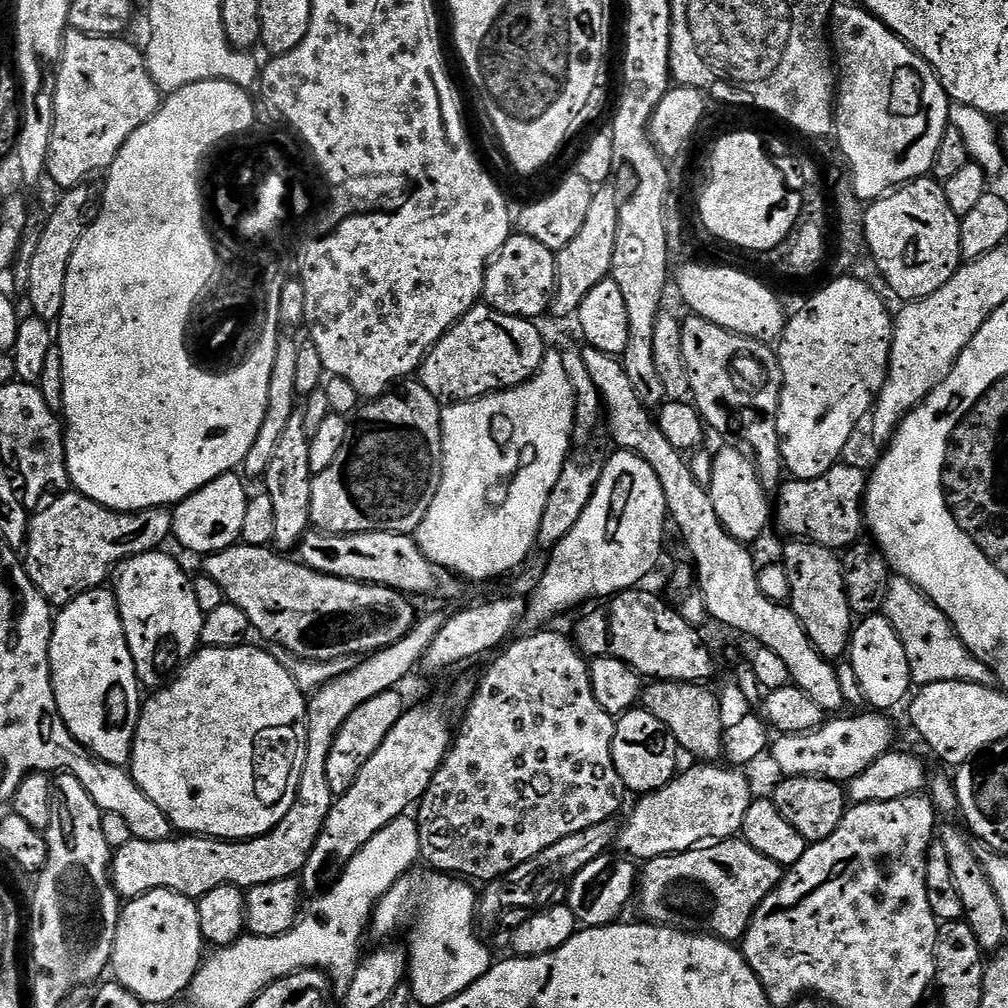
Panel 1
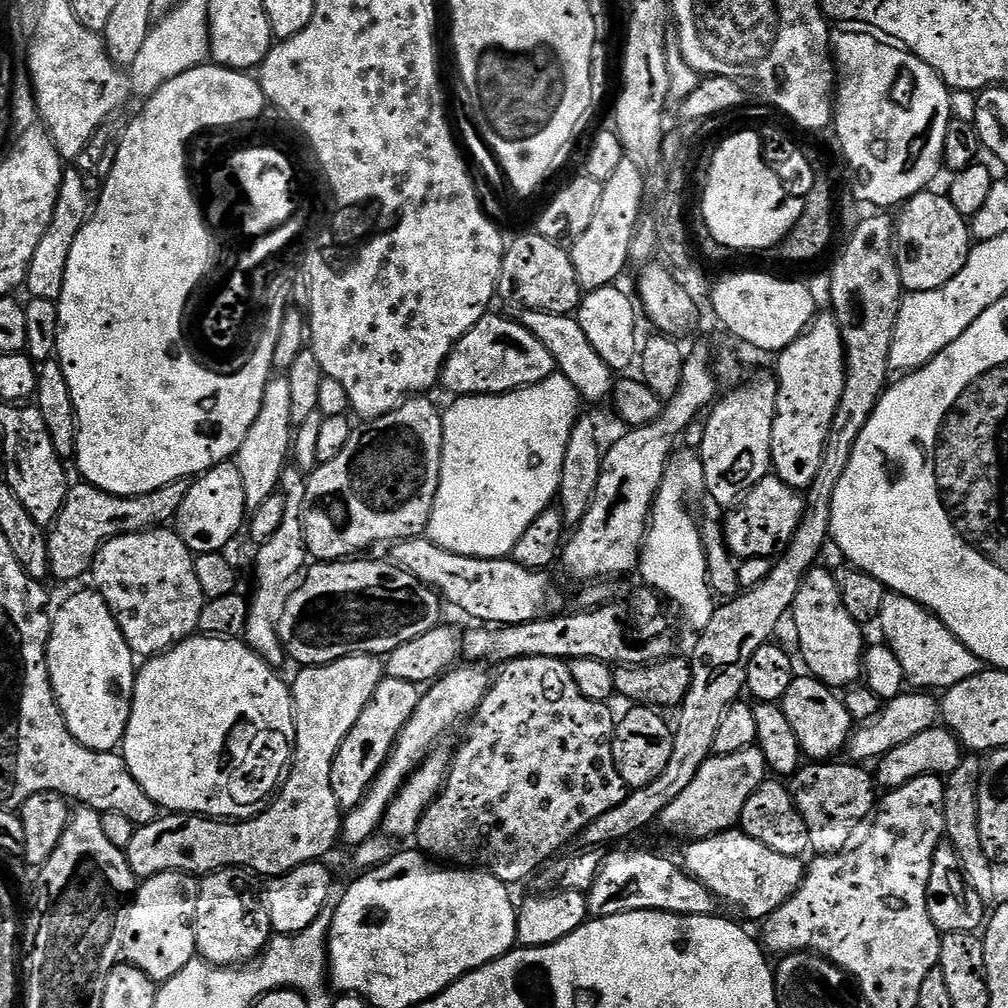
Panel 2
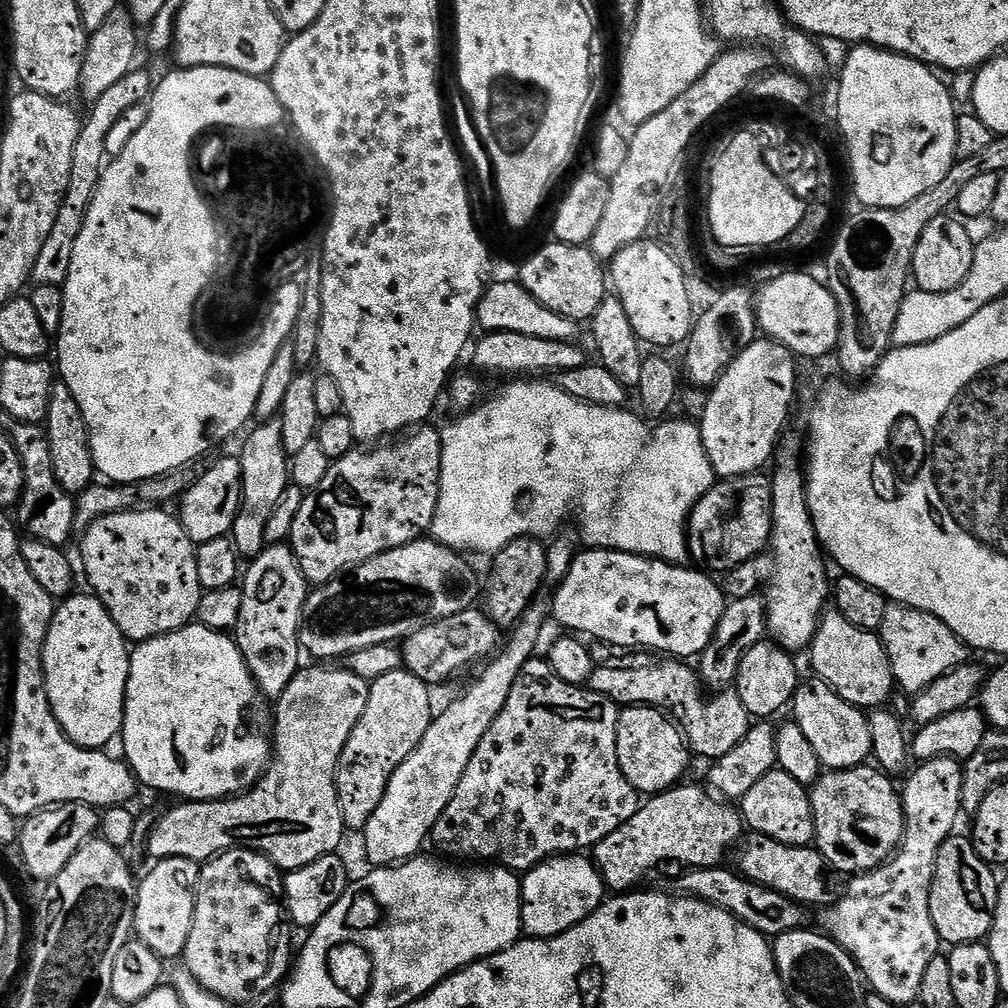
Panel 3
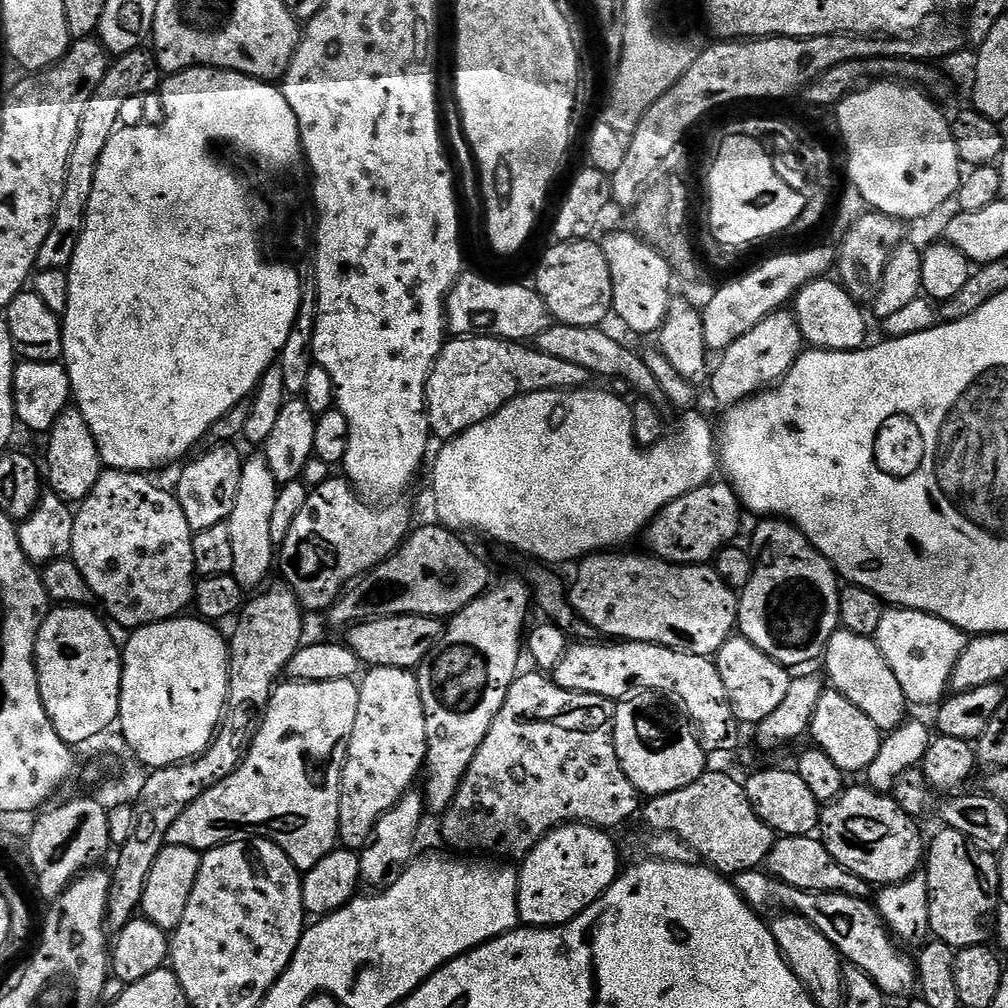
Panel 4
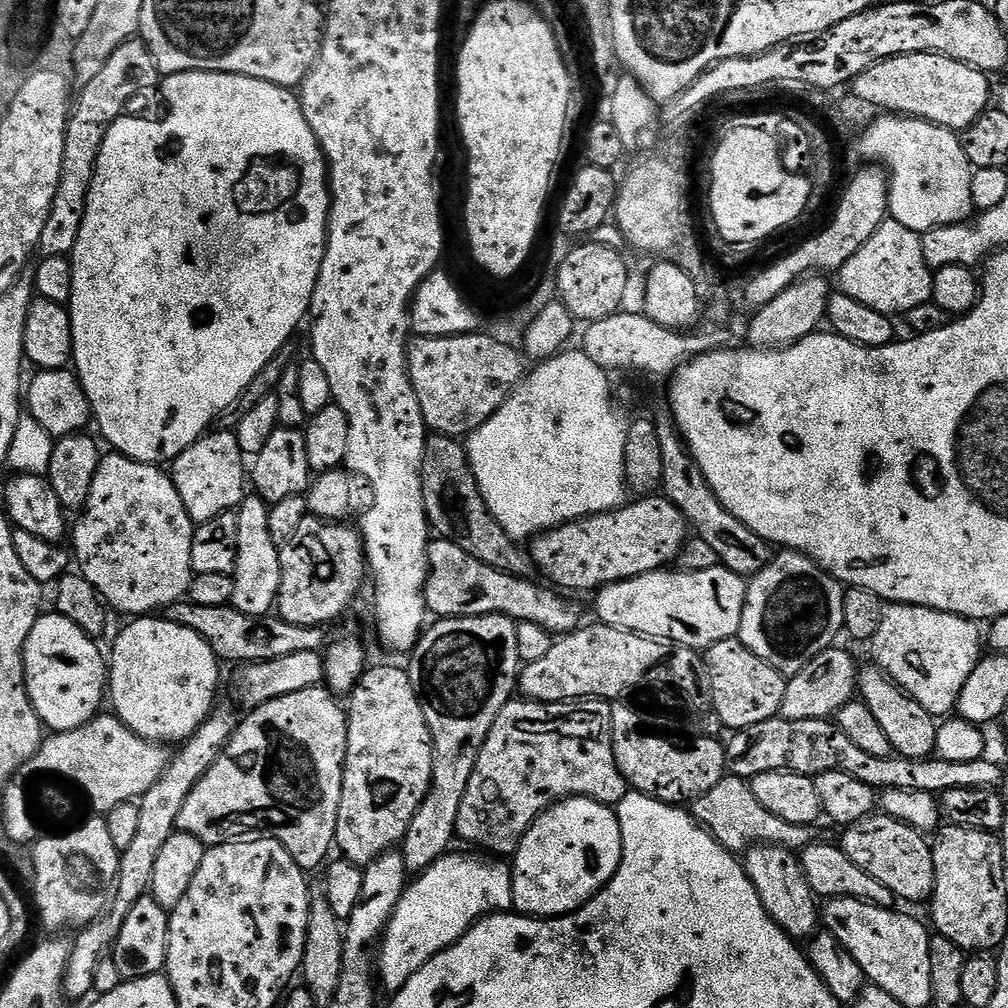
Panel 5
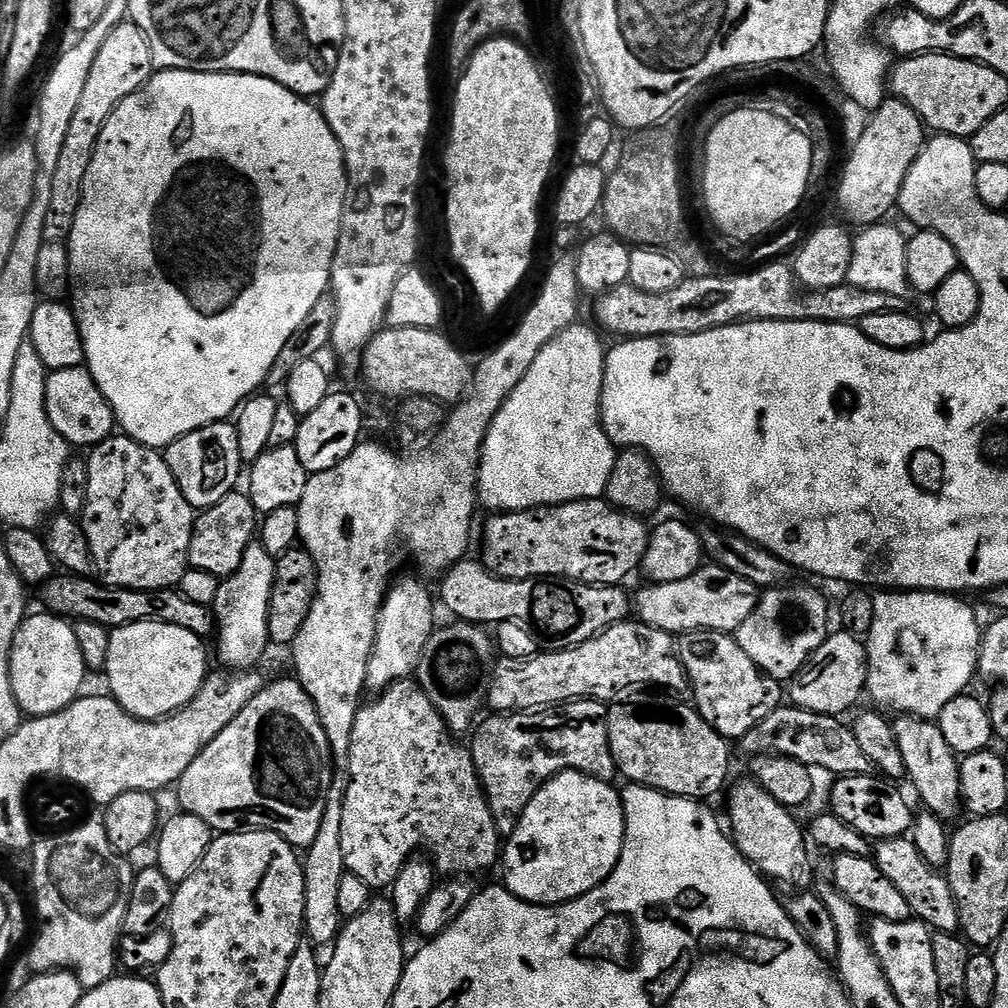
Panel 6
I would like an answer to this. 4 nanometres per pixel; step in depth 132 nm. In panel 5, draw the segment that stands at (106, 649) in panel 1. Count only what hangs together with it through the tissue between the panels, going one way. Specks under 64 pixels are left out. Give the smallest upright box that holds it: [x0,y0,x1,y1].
[24,614,110,734]

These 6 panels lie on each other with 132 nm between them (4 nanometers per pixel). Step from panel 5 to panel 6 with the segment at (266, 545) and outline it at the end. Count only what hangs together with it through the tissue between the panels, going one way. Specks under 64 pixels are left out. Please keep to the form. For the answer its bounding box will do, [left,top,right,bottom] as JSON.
[210,542,276,670]

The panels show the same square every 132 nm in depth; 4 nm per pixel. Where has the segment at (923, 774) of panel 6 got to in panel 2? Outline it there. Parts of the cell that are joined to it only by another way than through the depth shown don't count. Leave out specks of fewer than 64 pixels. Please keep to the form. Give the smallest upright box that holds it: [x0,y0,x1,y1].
[791,566,865,690]

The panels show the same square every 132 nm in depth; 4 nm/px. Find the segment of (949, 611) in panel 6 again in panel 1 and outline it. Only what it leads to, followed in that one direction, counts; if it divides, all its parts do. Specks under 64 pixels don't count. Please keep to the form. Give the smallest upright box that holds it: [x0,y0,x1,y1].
[882,575,993,686]

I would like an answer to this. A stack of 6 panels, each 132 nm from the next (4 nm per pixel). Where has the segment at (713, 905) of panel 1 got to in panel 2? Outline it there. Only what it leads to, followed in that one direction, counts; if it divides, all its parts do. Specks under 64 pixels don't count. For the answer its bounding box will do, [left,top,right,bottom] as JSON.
[682,830,806,920]

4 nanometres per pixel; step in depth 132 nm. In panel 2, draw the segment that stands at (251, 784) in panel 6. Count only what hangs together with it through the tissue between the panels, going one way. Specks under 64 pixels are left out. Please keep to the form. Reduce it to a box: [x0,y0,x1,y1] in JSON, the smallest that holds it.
[126,656,386,878]

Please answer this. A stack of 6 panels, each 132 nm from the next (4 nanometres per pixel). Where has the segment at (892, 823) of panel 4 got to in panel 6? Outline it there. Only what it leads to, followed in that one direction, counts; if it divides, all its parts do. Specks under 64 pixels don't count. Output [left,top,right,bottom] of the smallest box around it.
[874,836,960,934]

